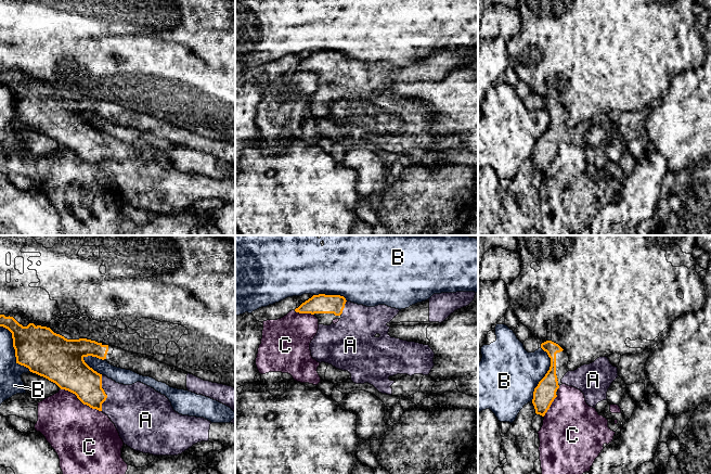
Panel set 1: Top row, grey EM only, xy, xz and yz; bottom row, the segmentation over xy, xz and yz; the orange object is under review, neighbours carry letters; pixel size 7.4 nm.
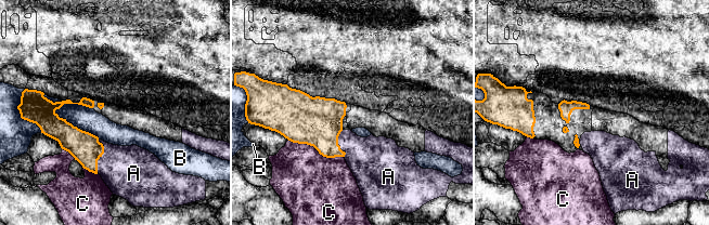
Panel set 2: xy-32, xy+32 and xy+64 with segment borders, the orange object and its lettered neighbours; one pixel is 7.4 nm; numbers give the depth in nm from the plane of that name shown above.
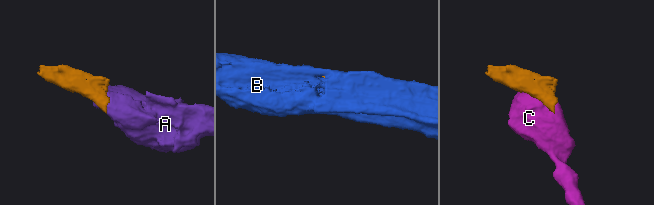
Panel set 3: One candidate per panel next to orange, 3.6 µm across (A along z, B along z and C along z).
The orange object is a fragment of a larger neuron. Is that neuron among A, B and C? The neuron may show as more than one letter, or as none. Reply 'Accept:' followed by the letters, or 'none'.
Accept: A

